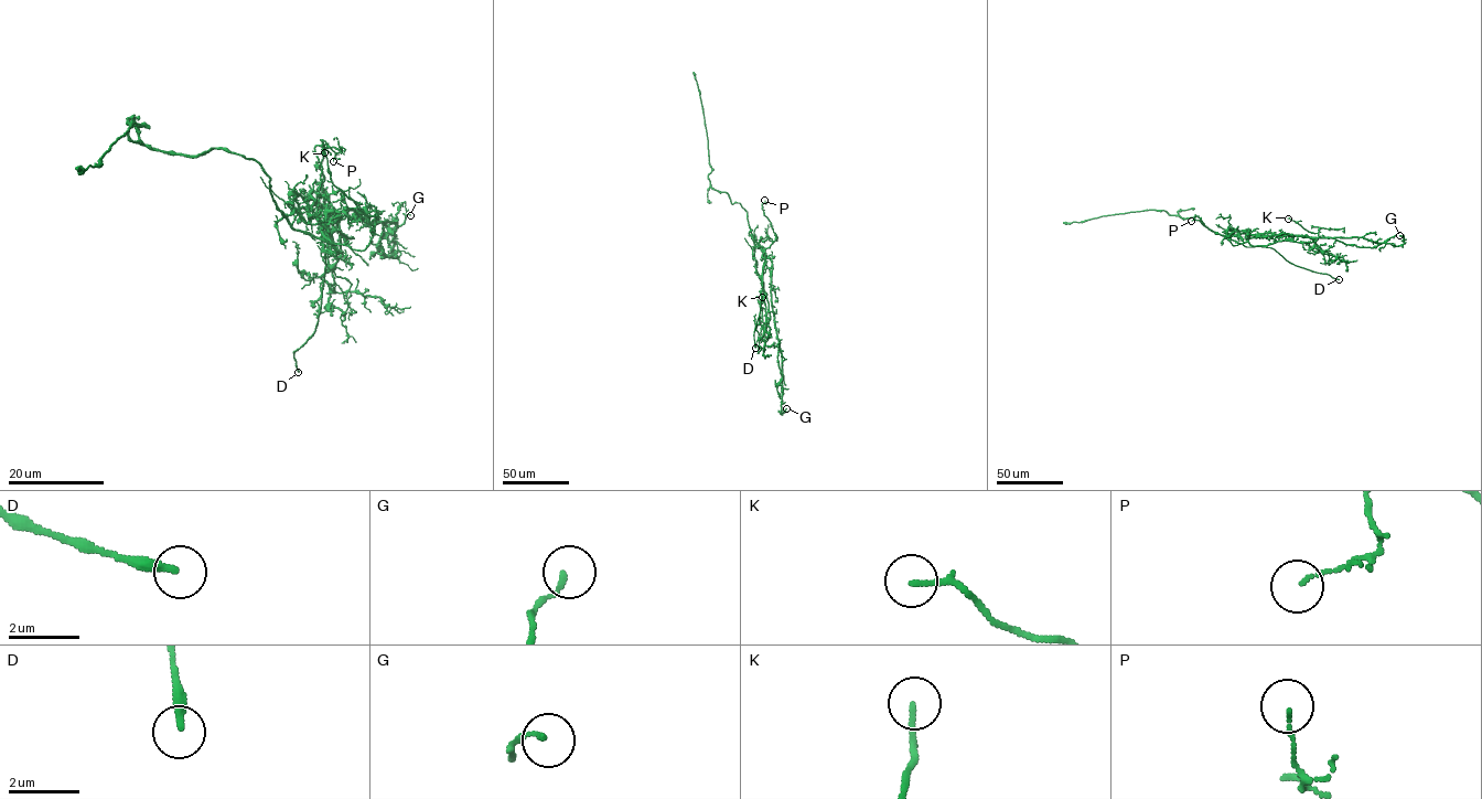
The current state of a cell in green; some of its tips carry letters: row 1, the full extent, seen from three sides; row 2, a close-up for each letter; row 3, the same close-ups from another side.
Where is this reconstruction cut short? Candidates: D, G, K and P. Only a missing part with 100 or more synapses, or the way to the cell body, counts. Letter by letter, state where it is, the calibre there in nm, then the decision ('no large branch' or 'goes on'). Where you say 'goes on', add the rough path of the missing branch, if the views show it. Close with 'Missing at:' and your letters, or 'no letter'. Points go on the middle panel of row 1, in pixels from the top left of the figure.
D: (755, 348) | 280 nm | goes on | (755, 348), (755, 365), (769, 389)
G: (786, 408) | 140 nm | no large branch
K: (762, 297) | 150 nm | no large branch
P: (764, 200) | 80 nm | no large branch
Missing at: D

